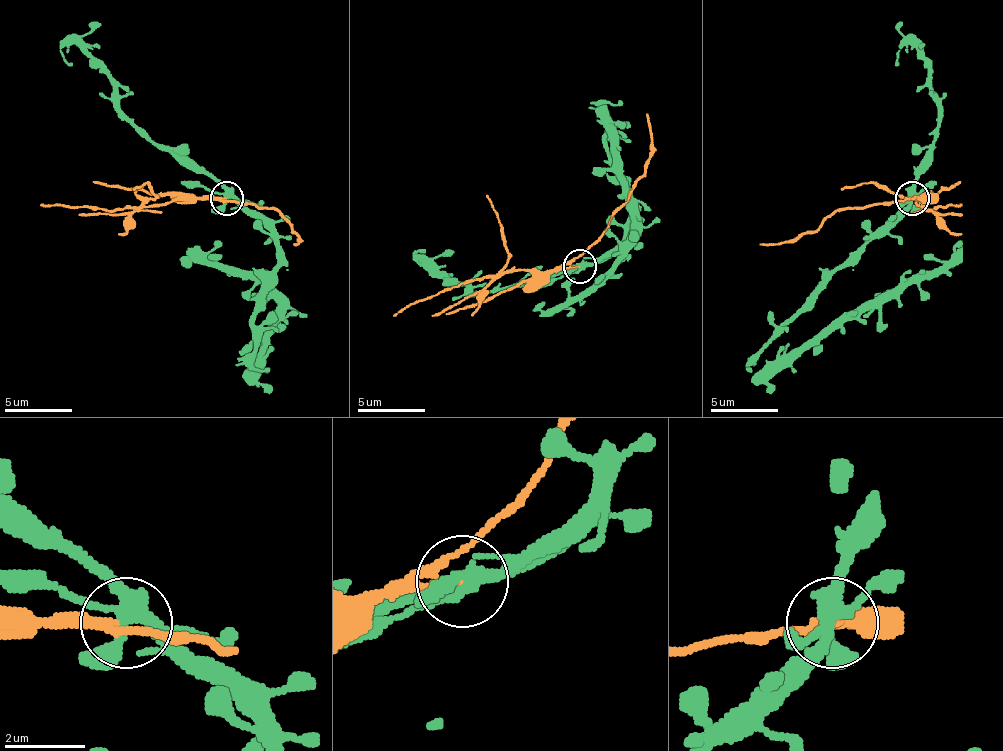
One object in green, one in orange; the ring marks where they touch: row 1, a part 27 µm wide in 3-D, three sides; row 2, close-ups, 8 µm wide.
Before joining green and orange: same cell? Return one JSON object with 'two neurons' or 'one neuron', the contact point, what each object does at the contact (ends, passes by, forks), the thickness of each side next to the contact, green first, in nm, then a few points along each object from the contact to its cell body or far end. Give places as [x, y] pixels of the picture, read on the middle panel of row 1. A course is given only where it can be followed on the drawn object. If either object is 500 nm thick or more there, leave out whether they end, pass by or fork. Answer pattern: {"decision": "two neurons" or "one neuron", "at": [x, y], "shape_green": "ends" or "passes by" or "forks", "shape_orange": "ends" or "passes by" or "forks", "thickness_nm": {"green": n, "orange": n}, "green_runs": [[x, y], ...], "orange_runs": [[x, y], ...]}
{"decision": "two neurons", "at": [580, 266], "shape_green": "forks", "shape_orange": "passes by", "thickness_nm": {"green": 360, "orange": 140}, "green_runs": [[580, 267], [625, 236], [631, 202], [601, 107], [631, 206], [631, 243], [591, 287], [533, 311]], "orange_runs": [[580, 267], [570, 264], [608, 226], [628, 189], [645, 172], [652, 145], [645, 114]]}

